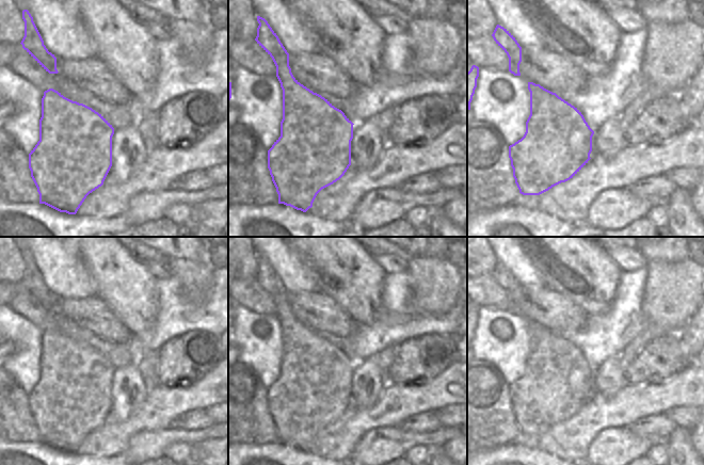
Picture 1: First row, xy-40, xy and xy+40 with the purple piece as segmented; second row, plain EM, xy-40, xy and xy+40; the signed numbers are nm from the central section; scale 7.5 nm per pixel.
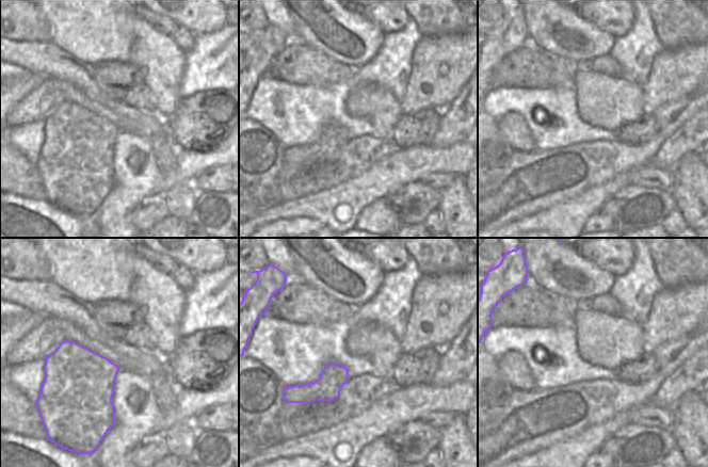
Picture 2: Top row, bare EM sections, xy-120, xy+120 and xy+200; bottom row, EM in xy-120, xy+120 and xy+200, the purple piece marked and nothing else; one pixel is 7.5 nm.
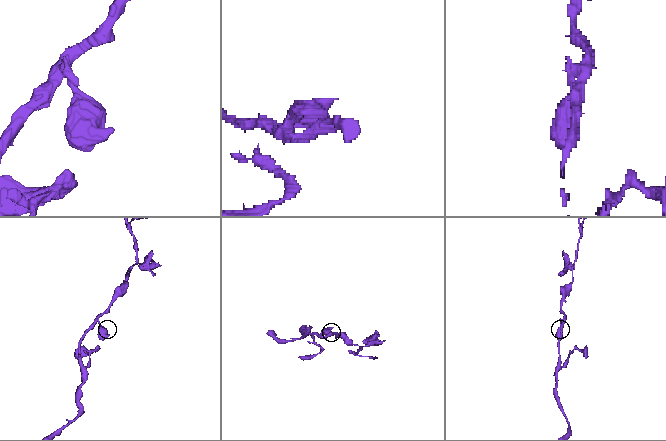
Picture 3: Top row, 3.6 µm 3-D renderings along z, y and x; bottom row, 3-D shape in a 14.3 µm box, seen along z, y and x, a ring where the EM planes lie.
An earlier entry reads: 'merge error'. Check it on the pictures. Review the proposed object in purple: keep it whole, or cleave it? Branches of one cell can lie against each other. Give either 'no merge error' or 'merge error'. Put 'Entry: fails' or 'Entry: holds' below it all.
no merge error
Entry: fails

